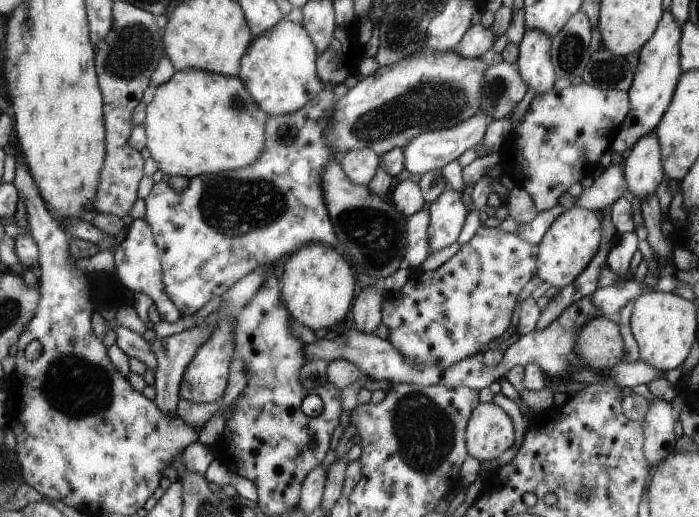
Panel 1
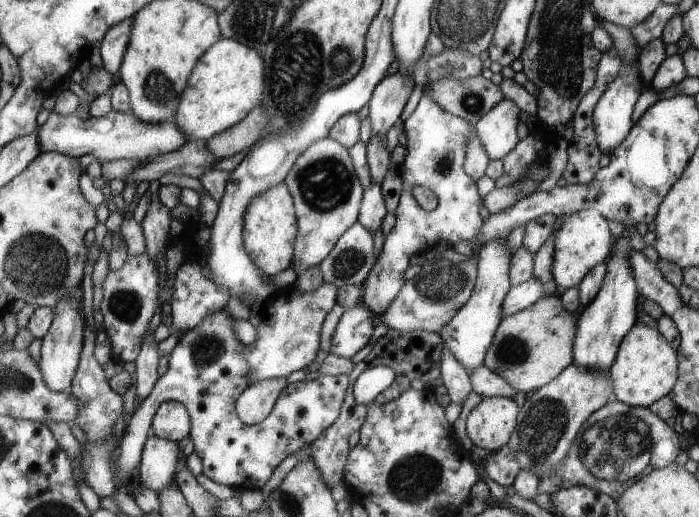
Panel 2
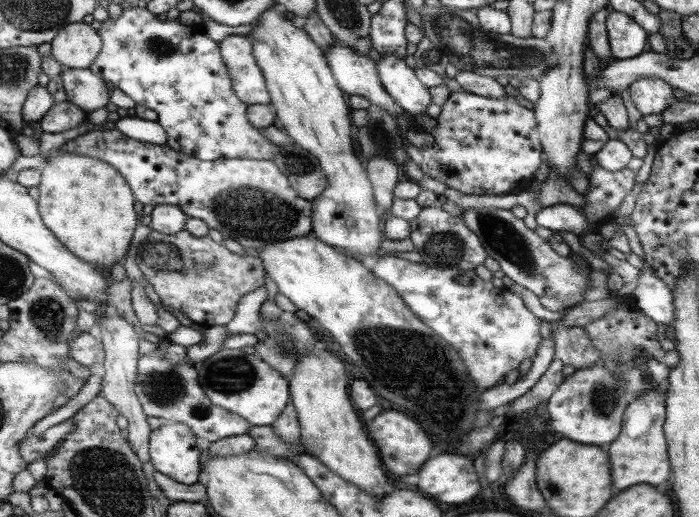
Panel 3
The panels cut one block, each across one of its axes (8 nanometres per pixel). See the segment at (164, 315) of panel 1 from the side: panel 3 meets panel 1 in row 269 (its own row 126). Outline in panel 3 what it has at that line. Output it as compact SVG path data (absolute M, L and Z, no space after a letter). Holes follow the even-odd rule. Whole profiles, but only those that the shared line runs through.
M125 115L114 122L114 128L126 138L153 145L166 144L166 135L157 121L143 120Z

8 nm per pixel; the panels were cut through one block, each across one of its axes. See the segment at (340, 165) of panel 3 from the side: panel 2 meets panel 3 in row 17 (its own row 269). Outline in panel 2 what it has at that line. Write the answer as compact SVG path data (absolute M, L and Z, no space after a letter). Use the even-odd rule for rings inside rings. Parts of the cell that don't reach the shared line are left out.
M284 182L271 186L269 190L257 194L244 214L244 248L253 261L265 275L275 276L293 262L293 240L297 236L296 214L293 206L292 193Z

